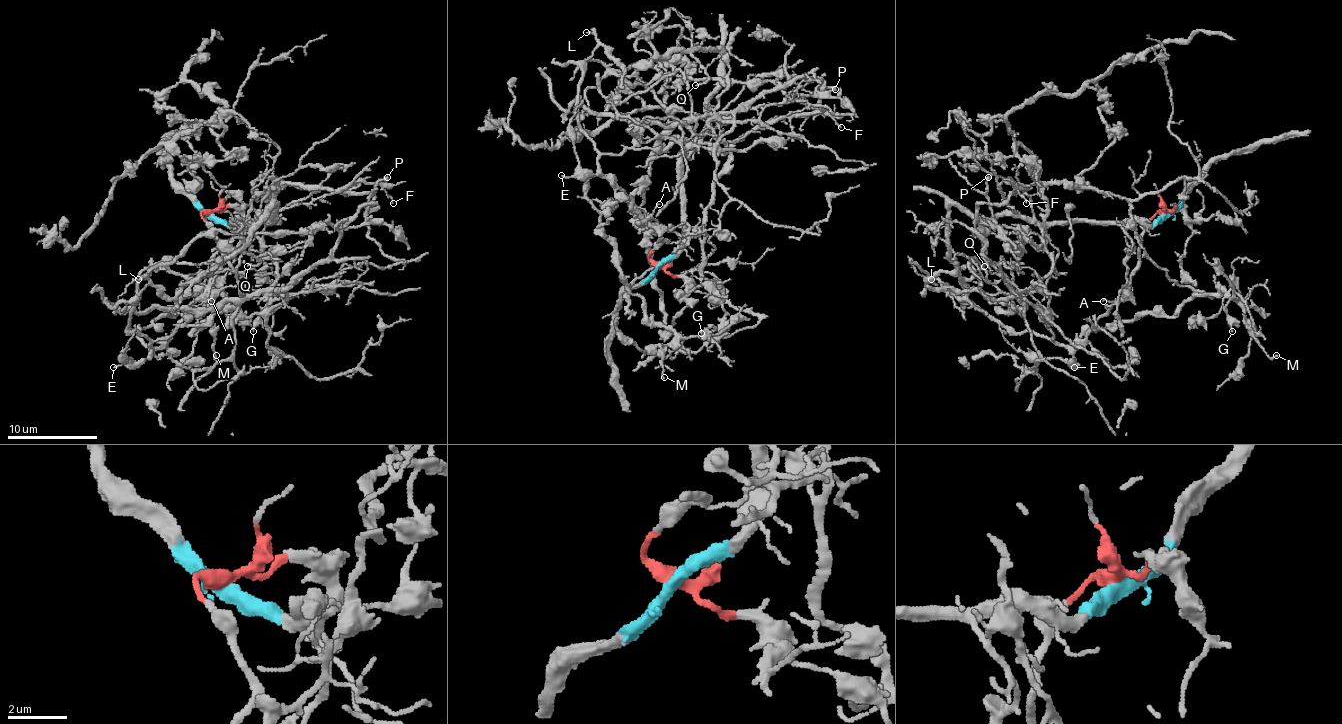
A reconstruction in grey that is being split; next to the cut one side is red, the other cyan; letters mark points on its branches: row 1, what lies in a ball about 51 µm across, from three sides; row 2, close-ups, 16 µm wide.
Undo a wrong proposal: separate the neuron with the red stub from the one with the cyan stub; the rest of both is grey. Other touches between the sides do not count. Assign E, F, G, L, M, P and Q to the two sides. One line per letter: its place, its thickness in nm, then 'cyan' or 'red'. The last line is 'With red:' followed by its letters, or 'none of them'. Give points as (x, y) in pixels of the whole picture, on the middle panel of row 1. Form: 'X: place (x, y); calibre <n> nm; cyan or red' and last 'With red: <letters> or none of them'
E: place (561, 175); calibre 120 nm; red
F: place (841, 127); calibre 110 nm; cyan
G: place (701, 333); calibre 190 nm; red
L: place (586, 32); calibre 140 nm; cyan
M: place (664, 377); calibre 140 nm; red
P: place (835, 89); calibre 240 nm; red
Q: place (695, 85); calibre 140 nm; cyan
With red: E, G, M, P

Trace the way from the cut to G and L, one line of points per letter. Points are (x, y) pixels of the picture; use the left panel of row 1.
G: (210, 215), (201, 215), (216, 242), (205, 293), (158, 348), (138, 336), (201, 291), (262, 298), (253, 332)
L: (210, 215), (250, 224), (271, 219), (273, 206), (237, 251), (167, 298), (138, 280)

